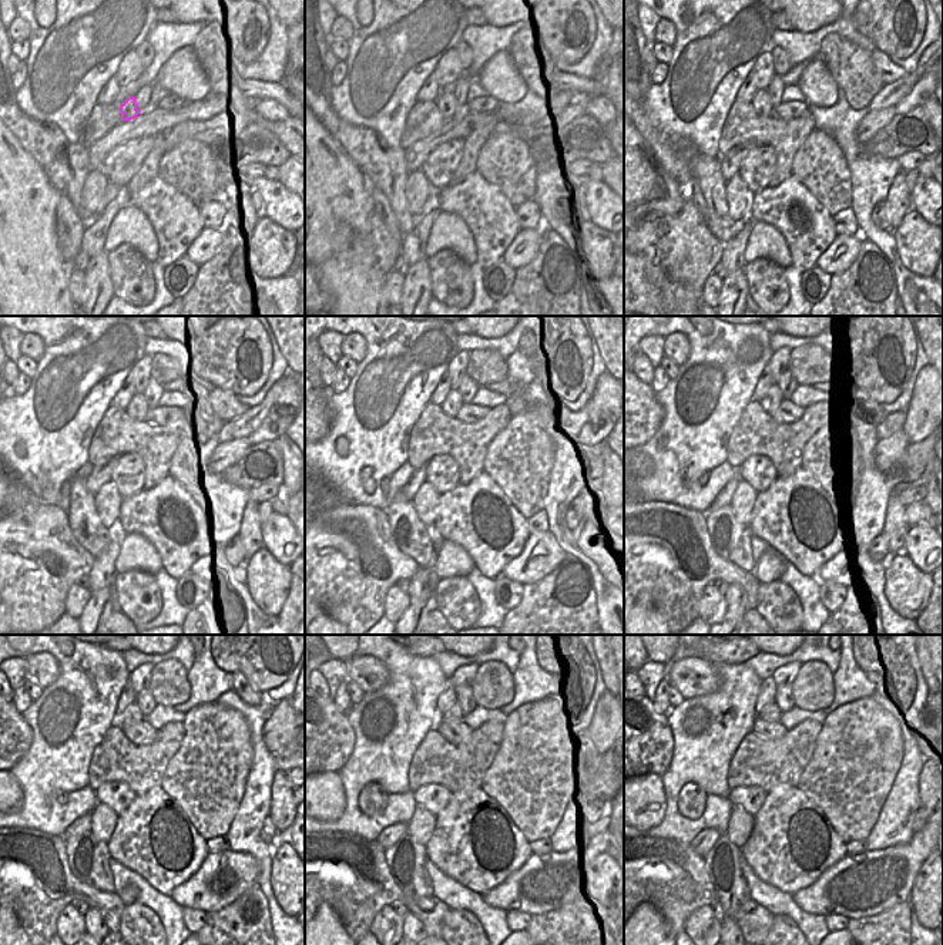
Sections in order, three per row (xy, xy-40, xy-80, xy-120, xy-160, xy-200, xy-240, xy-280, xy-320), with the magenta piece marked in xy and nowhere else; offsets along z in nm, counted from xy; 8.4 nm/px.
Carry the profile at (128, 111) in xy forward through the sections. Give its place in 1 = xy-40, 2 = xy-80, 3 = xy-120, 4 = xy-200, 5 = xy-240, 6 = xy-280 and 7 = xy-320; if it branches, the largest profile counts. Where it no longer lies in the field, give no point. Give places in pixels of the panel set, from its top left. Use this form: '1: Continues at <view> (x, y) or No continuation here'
1: Continues at xy-40 (446, 103)
2: Continues at xy-80 (764, 101)
3: Continues at xy-120 (137, 409)
4: Continues at xy-200 (769, 403)
5: Continues at xy-240 (133, 713)
6: Continues at xy-280 (453, 713)
7: Continues at xy-320 (771, 712).

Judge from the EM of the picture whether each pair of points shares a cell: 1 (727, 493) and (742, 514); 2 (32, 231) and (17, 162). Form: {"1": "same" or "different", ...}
{"1": "different", "2": "same"}

